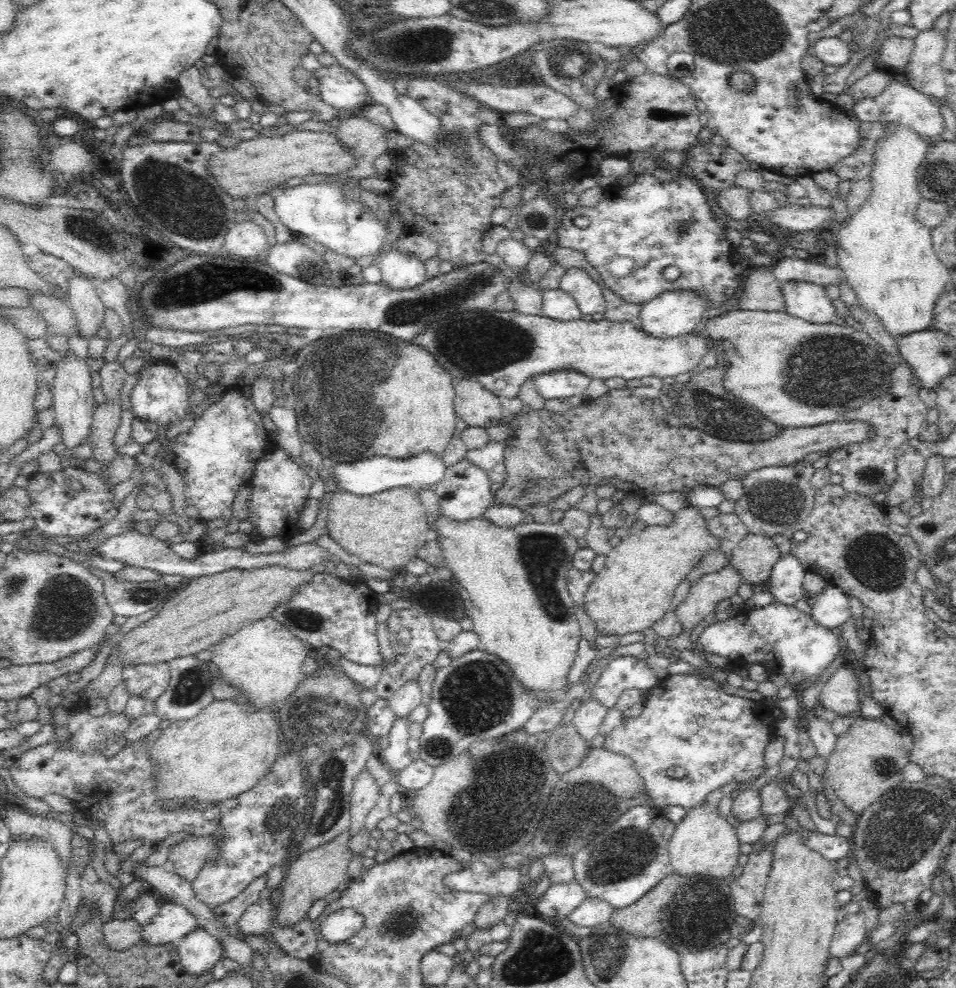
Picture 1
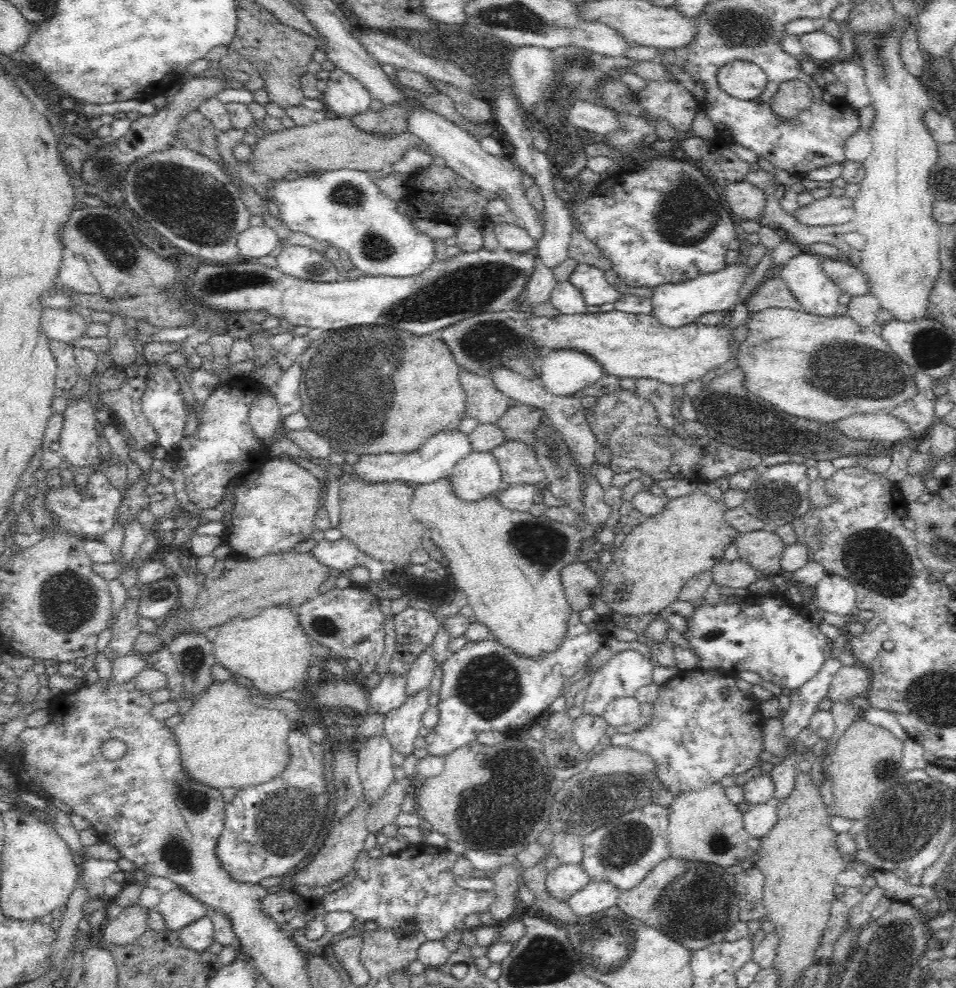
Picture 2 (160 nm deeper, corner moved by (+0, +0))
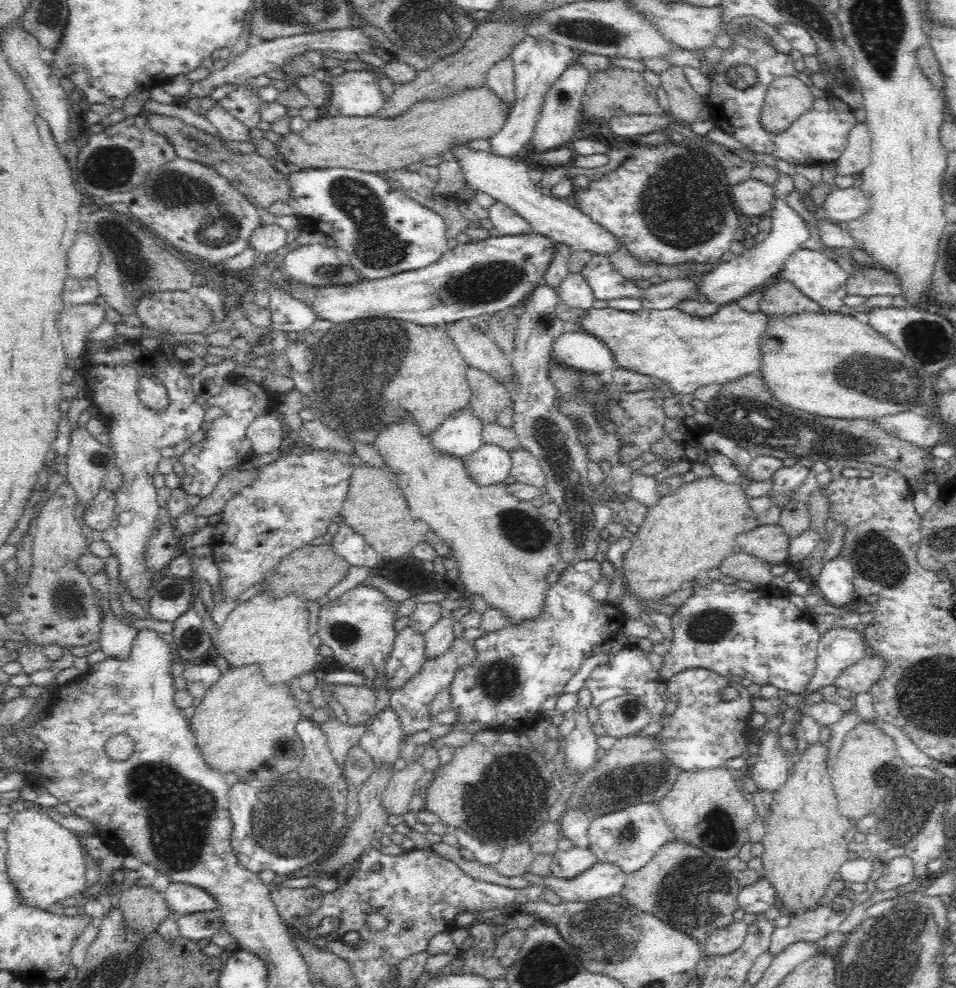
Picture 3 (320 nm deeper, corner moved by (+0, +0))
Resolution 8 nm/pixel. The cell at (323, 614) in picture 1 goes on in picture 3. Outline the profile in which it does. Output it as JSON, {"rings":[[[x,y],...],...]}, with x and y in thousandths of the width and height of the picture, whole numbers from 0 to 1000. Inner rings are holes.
{"rings":[[[377,591],[364,597],[357,605],[337,612],[332,634],[332,644],[349,659],[349,668],[376,680],[388,674],[397,682],[403,682],[404,670],[408,668],[414,646],[413,630],[418,609],[406,605],[391,593]]]}

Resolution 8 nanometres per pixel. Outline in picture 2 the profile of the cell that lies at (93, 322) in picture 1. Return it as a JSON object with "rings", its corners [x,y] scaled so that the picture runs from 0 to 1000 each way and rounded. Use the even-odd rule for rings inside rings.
{"rings":[[[67,255],[62,271],[61,285],[86,298],[105,297],[103,284],[97,280],[92,266],[87,259]]]}

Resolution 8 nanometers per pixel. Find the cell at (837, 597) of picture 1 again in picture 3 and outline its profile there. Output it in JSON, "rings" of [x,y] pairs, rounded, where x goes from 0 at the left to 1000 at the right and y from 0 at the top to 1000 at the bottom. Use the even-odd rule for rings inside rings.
{"rings":[[[883,553],[874,565],[862,569],[860,579],[850,591],[856,596],[855,600],[868,612],[894,614],[897,609],[891,589],[894,578],[889,568],[881,564],[881,559]]]}

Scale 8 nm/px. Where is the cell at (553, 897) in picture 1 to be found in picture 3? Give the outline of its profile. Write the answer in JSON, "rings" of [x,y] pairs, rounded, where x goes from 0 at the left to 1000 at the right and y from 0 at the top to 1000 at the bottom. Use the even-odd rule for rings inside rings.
{"rings":[[[599,854],[594,860],[583,859],[577,864],[575,881],[582,889],[600,889],[603,885],[615,881],[623,872],[623,864],[618,861],[616,856]]]}

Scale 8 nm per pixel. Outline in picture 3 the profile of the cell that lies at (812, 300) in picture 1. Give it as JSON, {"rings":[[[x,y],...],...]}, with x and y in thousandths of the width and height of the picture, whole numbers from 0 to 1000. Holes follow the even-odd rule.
{"rings":[[[837,250],[832,253],[819,267],[815,281],[826,284],[839,298],[847,304],[855,306],[860,313],[867,317],[878,317],[881,304],[886,296],[887,277],[881,272],[874,262],[868,261],[867,257],[860,254]]]}

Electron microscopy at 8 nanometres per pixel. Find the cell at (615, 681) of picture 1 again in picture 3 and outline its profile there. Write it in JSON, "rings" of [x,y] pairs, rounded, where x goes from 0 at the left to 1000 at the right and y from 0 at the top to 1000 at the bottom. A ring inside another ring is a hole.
{"rings":[[[655,654],[652,658],[642,662],[635,671],[628,672],[618,678],[612,688],[612,695],[619,701],[617,715],[627,715],[638,706],[653,702],[668,705],[684,725],[695,724],[697,717],[697,704],[692,698],[694,688],[689,679],[682,675],[677,662],[673,662],[662,654]]]}

